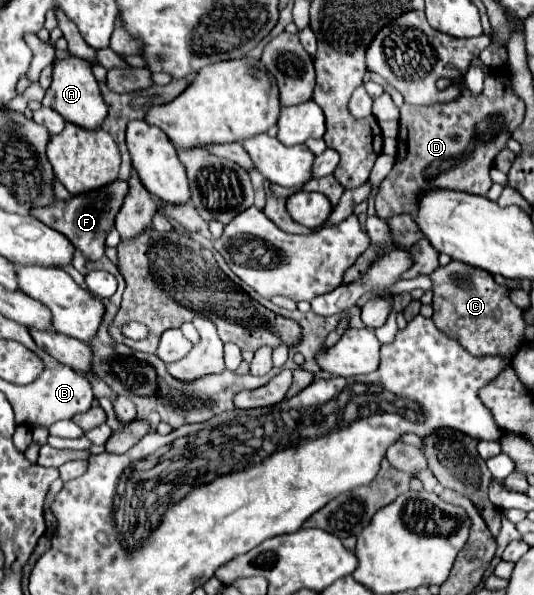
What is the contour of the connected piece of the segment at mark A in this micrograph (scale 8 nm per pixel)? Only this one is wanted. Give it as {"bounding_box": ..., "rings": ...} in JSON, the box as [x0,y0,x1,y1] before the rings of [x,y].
{"bounding_box":[43,56,107,130],"rings":[[[75,56],[55,62],[53,82],[47,88],[47,94],[43,98],[43,106],[53,108],[55,112],[59,112],[65,118],[65,122],[71,122],[71,124],[85,128],[85,130],[101,128],[103,120],[107,118],[107,104],[101,96],[97,80],[91,72],[91,64],[85,62],[83,58],[75,58]]]}

